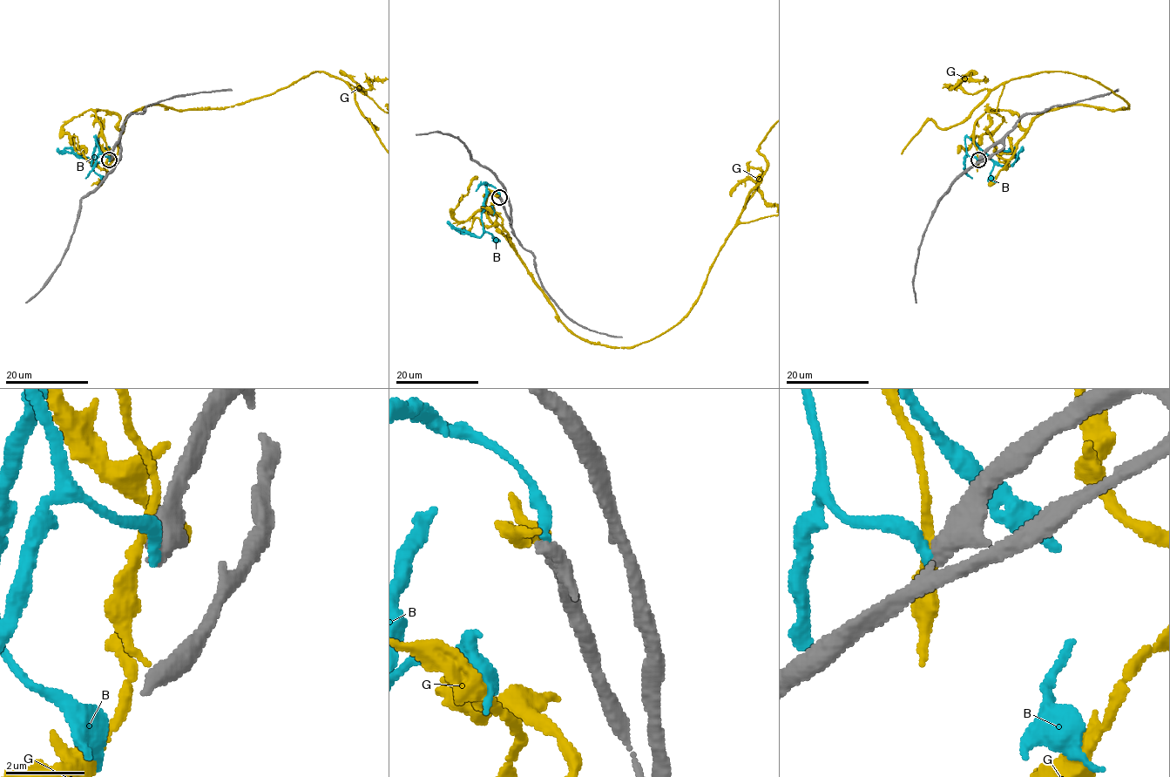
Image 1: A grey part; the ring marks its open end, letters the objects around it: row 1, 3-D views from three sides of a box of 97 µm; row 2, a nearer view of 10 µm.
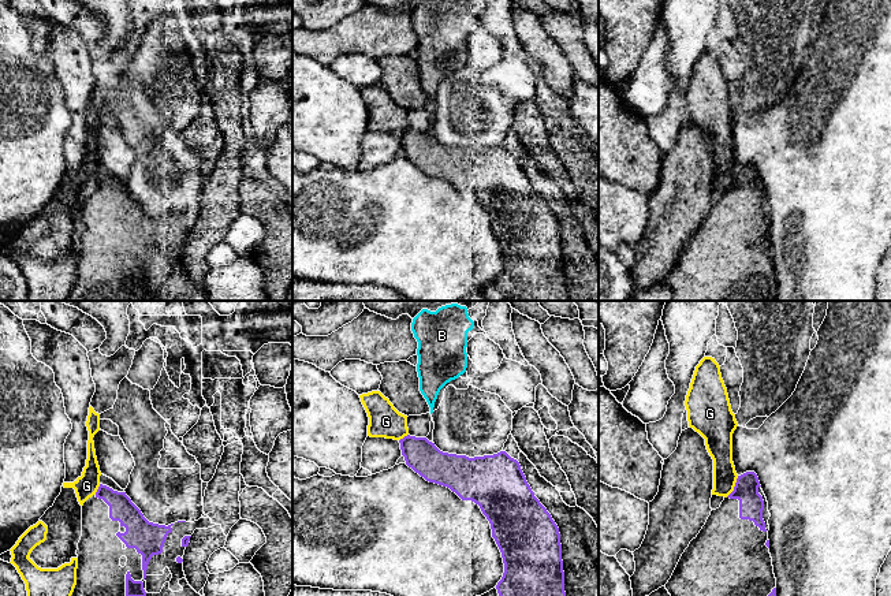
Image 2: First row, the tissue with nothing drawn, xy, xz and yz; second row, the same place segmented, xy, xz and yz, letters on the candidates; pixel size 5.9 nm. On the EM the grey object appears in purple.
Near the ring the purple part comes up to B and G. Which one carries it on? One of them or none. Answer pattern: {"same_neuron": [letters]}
{"same_neuron": []}

